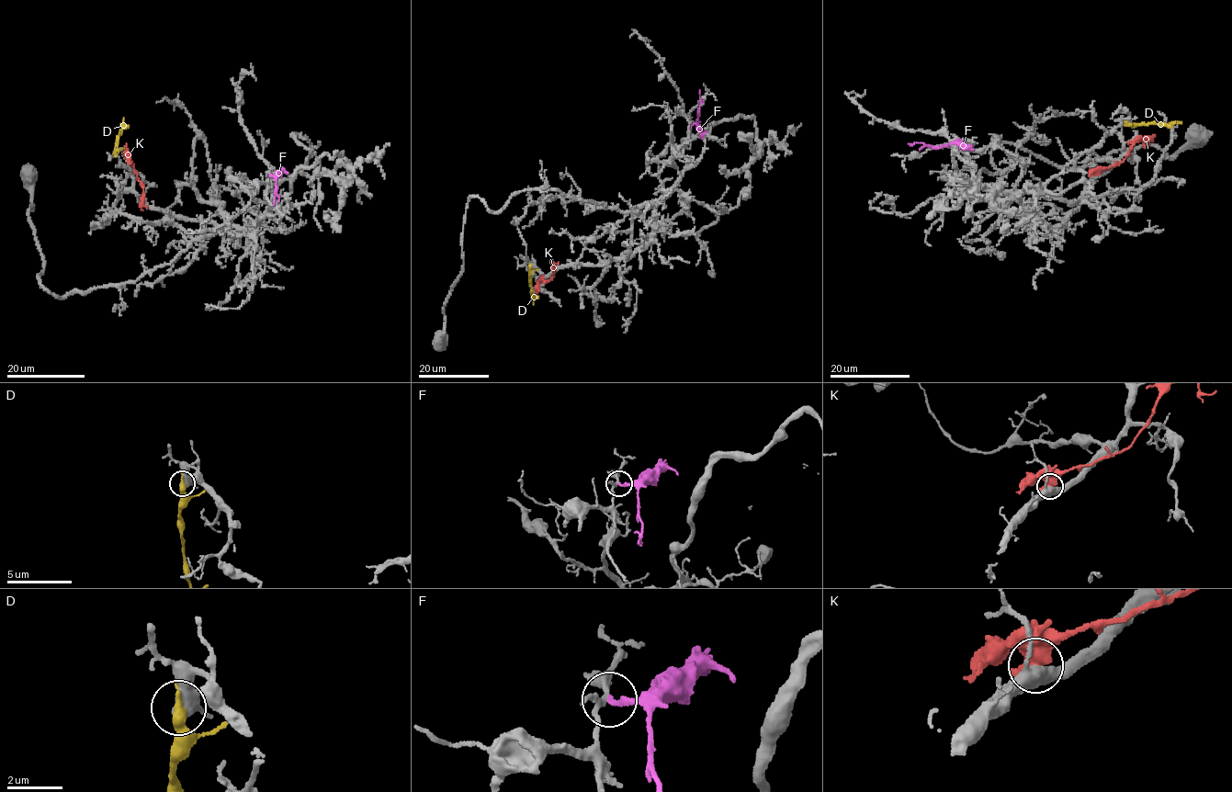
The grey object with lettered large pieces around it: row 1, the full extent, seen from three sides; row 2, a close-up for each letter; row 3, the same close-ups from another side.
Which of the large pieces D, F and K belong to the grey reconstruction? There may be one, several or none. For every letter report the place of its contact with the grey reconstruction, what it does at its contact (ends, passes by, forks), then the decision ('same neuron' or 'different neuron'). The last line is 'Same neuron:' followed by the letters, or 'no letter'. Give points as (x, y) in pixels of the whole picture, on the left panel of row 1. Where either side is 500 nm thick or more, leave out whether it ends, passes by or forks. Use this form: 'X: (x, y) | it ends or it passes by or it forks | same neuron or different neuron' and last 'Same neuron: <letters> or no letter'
D: (115, 153) | different neuron
F: (269, 175) | it ends | different neuron
K: (142, 202) | different neuron
Same neuron: no letter

